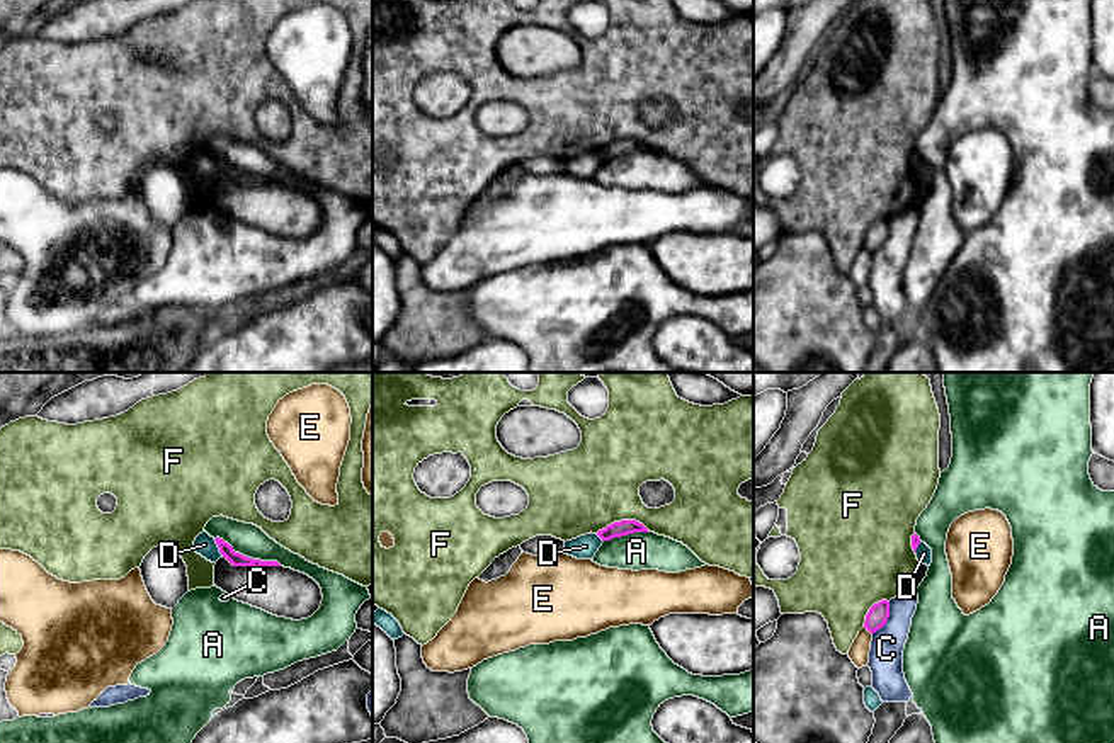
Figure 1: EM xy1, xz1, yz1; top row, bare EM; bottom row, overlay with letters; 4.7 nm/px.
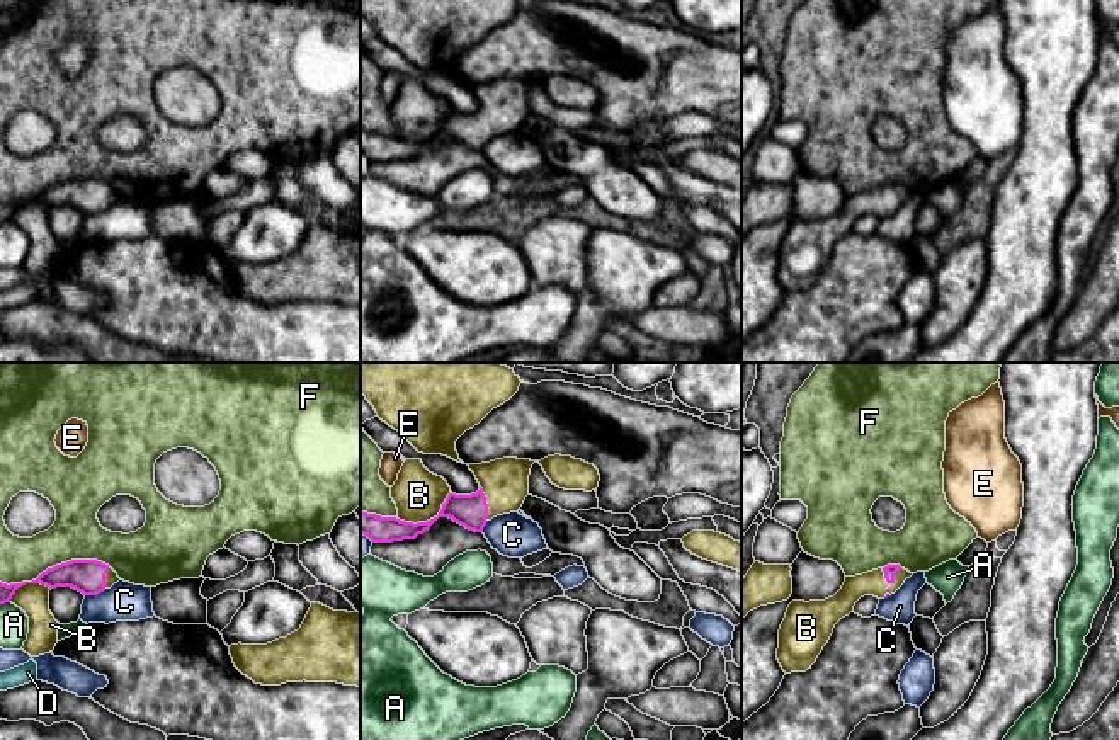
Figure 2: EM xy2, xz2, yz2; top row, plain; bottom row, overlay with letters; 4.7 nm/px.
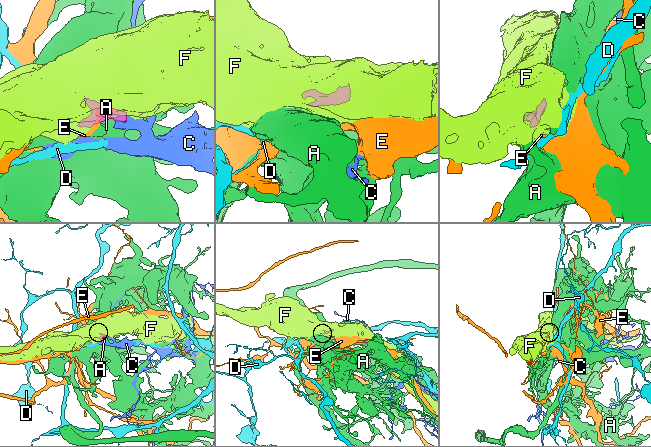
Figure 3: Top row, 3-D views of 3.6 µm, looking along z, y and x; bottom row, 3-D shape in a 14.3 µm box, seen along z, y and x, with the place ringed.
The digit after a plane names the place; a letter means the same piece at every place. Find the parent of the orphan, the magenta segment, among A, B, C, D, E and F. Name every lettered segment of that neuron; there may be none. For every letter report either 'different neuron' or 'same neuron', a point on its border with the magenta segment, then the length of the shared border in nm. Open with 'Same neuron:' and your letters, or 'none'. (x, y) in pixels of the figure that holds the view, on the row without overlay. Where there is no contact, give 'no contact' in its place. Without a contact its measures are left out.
Same neuron: B
A: different neuron; contact xy1 (249, 177); length 340 nm
B: same neuron; contact xz2 (427, 140); length 300 nm
C: different neuron; contact yz1 (886, 238); length 180 nm
D: different neuron; contact xy1 (218, 165); length 100 nm
E: different neuron; contact yz1 (868, 249); length 60 nm
F: different neuron; contact xy2 (56, 184); length 550 nm

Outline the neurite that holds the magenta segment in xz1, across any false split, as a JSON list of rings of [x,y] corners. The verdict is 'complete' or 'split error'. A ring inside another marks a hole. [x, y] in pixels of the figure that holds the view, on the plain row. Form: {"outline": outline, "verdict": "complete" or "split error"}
{"outline": [[[621,139],[621,141],[614,141],[607,145],[605,148],[599,150],[597,155],[602,160],[611,160],[614,156],[621,156],[621,155],[628,155],[634,151],[648,151],[648,148],[636,139]]], "verdict": "complete"}

